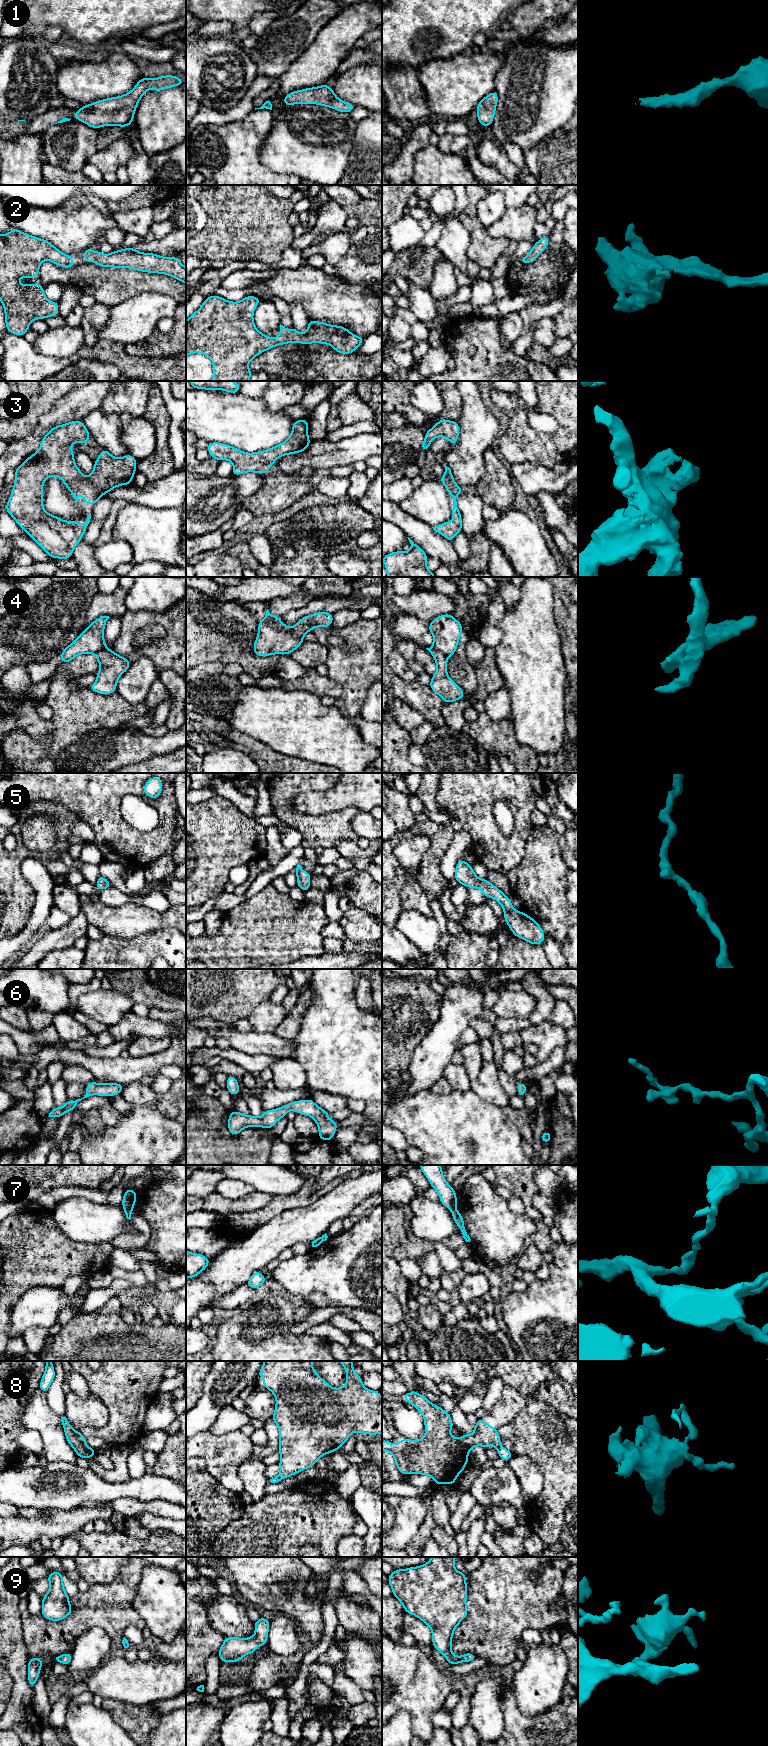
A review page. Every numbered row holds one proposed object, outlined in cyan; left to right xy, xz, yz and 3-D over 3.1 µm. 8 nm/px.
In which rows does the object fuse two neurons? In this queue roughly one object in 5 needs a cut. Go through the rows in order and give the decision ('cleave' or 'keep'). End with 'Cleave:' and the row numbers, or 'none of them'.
1: keep
2: keep
3: keep
4: cleave
5: keep
6: keep
7: cleave
8: cleave
9: keep
Cleave: 4, 7, 8

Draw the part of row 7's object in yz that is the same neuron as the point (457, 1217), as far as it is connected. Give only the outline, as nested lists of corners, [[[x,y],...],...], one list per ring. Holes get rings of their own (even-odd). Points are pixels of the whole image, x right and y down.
[[[454,1209],[452,1211],[452,1216],[453,1216],[453,1219],[455,1221],[455,1224],[459,1227],[459,1229],[461,1230],[461,1233],[462,1233],[462,1236],[463,1238],[465,1239],[466,1242],[470,1242],[471,1239],[465,1229],[465,1226],[464,1226],[464,1220],[463,1220],[463,1217],[462,1215],[458,1212],[457,1209]]]

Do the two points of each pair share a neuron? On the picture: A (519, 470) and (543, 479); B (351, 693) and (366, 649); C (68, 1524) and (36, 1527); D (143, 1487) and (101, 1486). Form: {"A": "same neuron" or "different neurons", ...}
{"A": "same neuron", "B": "same neuron", "C": "same neuron", "D": "same neuron"}

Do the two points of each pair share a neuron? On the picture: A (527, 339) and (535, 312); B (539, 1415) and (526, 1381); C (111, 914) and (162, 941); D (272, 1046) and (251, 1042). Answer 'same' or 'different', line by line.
A: same
B: same
C: different
D: same

